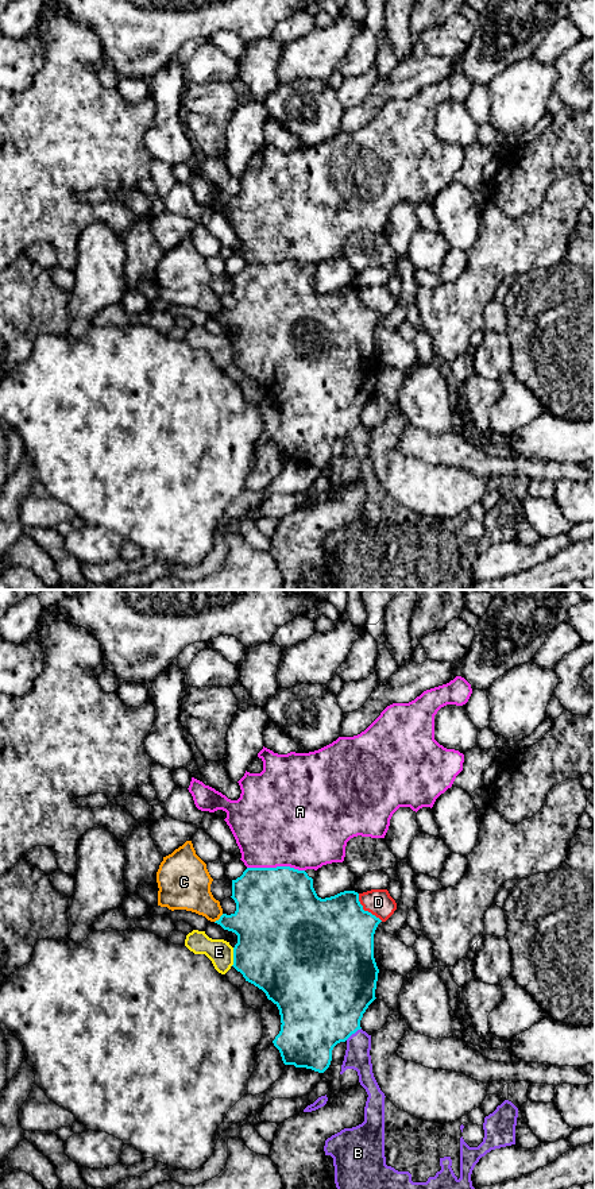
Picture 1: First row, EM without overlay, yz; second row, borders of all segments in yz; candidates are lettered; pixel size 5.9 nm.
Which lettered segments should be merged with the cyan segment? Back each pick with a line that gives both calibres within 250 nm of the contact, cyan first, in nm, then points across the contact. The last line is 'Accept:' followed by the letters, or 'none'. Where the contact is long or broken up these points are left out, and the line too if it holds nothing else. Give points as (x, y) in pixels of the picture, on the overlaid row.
Accept: none

